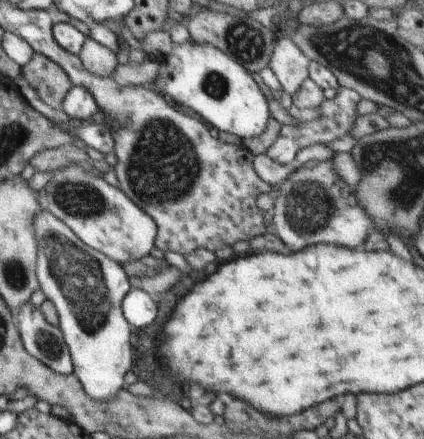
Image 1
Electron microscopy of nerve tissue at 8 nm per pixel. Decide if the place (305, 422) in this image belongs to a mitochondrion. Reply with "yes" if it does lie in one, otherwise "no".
no

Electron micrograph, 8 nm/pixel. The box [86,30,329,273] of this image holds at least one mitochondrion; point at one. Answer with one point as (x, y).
(162, 169)

